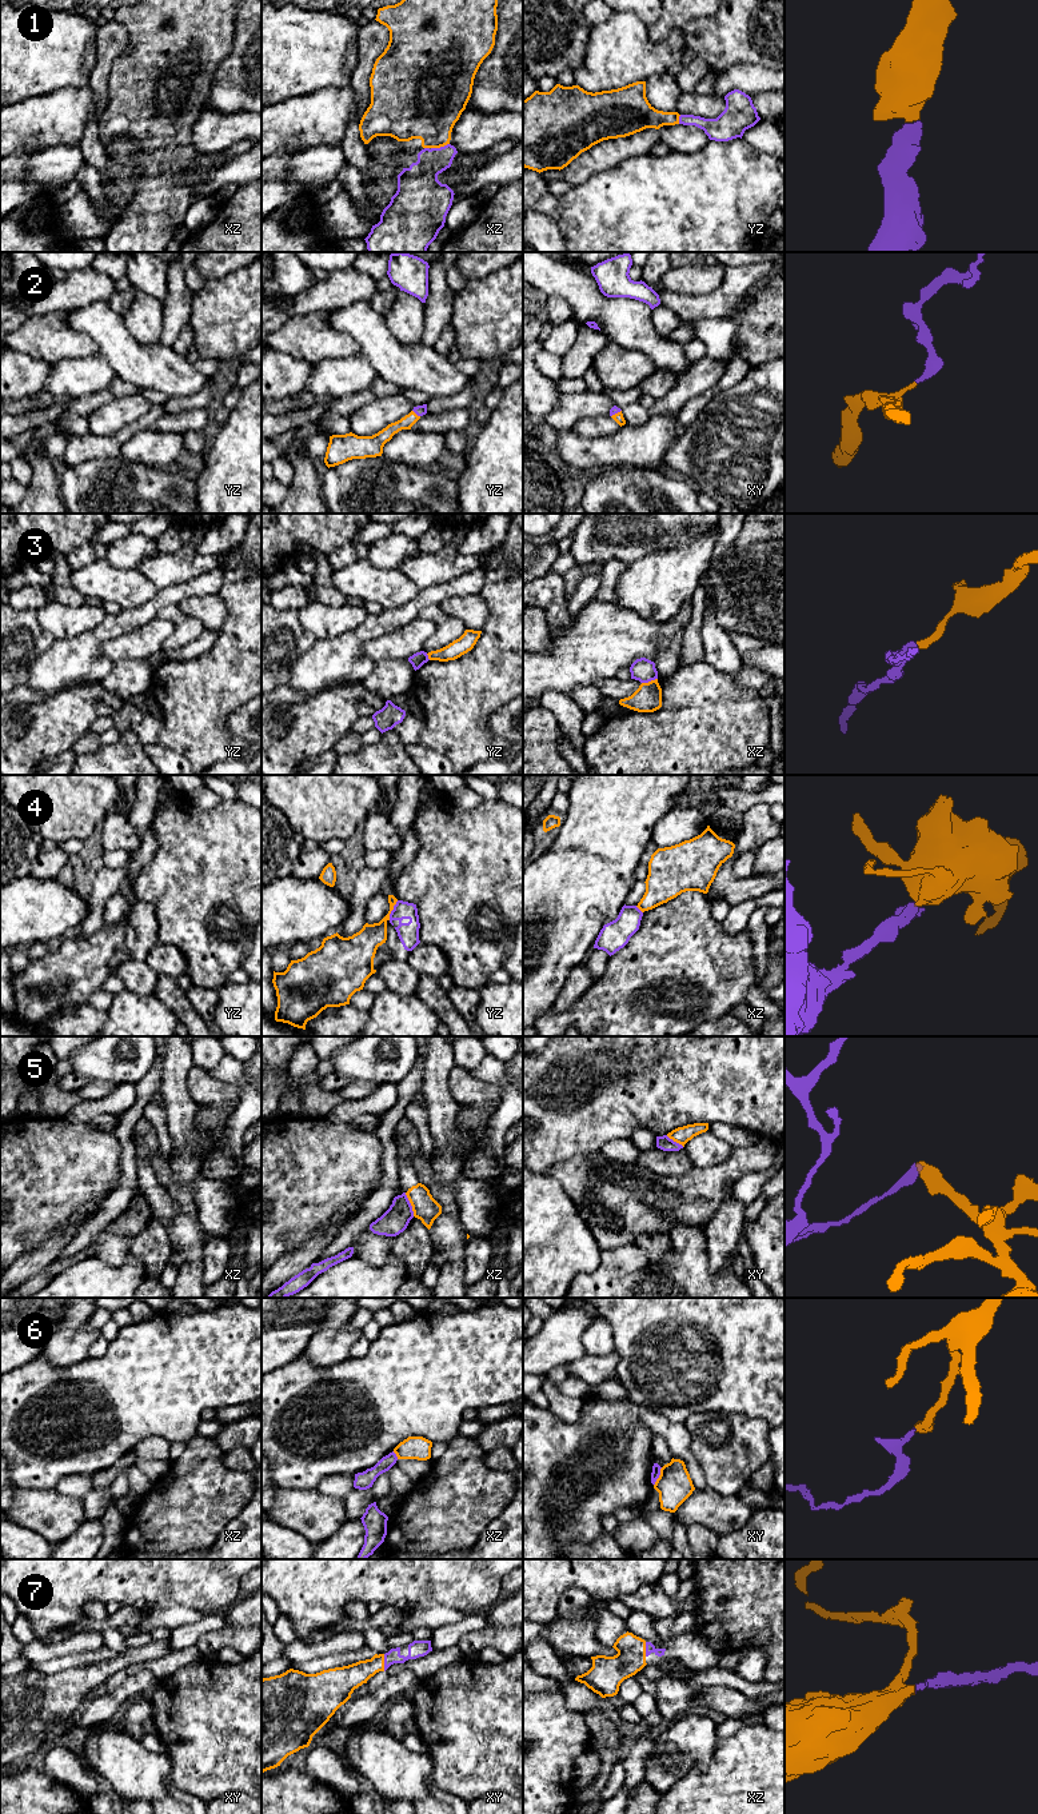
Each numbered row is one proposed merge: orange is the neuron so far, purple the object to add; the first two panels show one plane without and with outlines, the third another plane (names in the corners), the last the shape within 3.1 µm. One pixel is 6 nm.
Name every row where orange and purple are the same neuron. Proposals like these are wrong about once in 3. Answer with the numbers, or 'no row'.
1, 2, 7

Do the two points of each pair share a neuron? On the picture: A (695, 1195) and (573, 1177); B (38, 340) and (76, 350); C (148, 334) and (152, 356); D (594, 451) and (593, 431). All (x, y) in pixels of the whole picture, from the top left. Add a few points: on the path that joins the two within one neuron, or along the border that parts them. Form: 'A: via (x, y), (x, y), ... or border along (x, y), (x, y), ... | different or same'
A: via (665, 1197), (609, 1197), (603, 1193) | same
B: via (47, 340), (67, 343) | same
C: border along (126, 327), (140, 343), (158, 344) | different
D: border along (621, 427), (599, 436), (581, 436), (571, 430) | different

